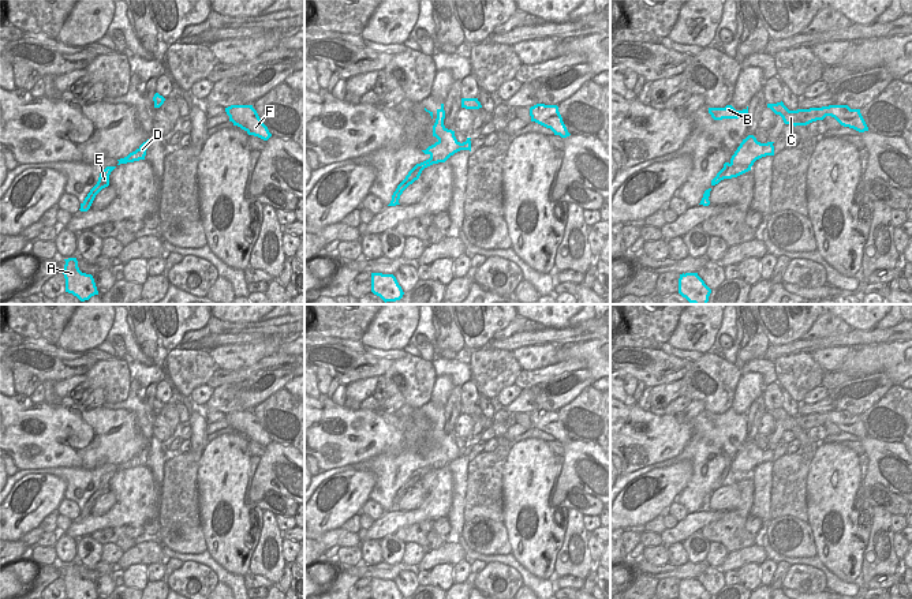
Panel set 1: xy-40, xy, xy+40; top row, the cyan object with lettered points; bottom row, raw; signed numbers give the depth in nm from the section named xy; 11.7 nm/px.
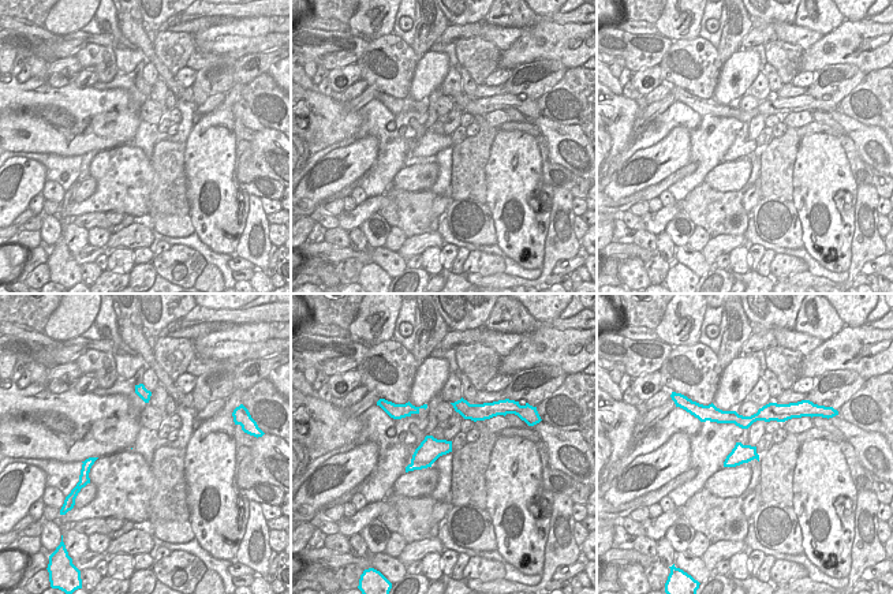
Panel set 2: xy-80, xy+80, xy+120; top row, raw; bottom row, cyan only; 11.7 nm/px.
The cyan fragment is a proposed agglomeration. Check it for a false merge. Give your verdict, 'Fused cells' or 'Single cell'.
Fused cells.

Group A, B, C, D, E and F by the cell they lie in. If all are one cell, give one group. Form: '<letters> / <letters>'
A E / B C D F

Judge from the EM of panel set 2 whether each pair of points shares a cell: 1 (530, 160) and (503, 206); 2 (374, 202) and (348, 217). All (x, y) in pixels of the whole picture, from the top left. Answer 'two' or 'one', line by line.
1: one
2: one

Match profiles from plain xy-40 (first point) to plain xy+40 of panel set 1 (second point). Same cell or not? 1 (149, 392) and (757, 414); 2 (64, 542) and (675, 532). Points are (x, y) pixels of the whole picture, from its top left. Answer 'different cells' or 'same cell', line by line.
1: same cell
2: different cells

